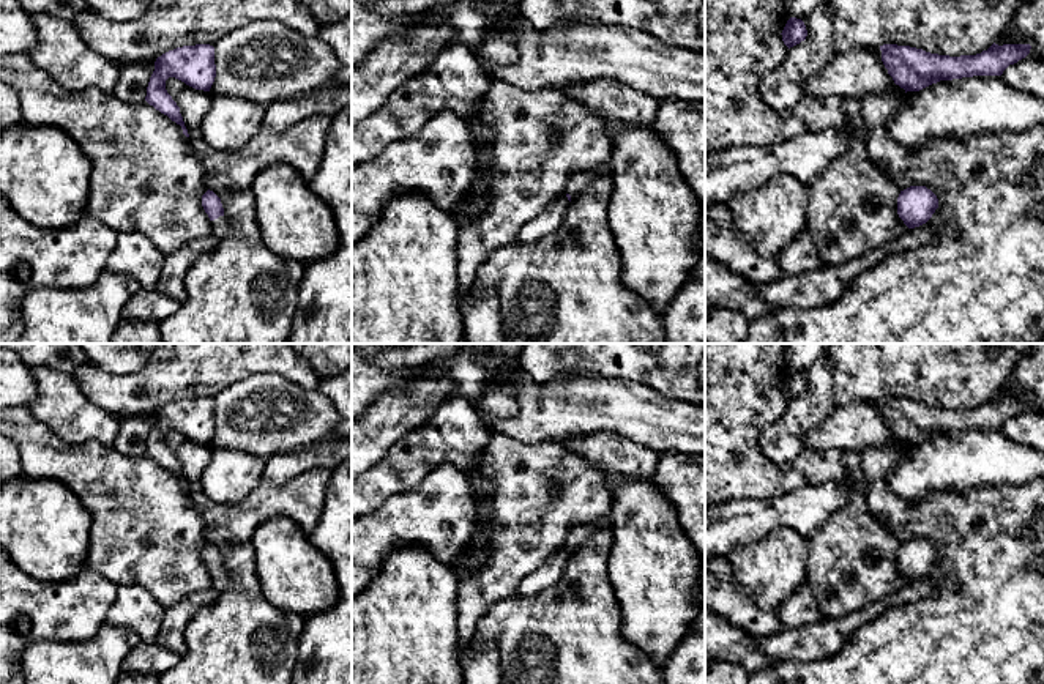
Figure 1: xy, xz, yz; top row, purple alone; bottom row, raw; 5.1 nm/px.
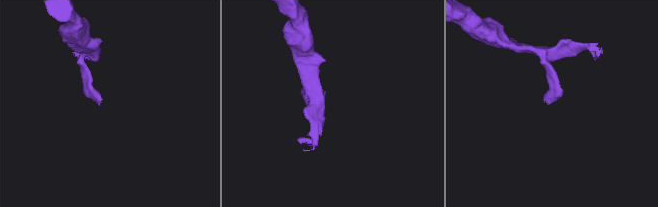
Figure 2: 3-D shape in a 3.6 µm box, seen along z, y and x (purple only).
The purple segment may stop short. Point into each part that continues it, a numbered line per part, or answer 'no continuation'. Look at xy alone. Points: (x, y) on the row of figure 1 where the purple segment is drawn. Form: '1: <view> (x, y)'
1: xy (221, 227)

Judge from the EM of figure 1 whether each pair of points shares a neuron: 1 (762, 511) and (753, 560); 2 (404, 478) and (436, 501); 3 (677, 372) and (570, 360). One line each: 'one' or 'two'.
1: two
2: two
3: one

